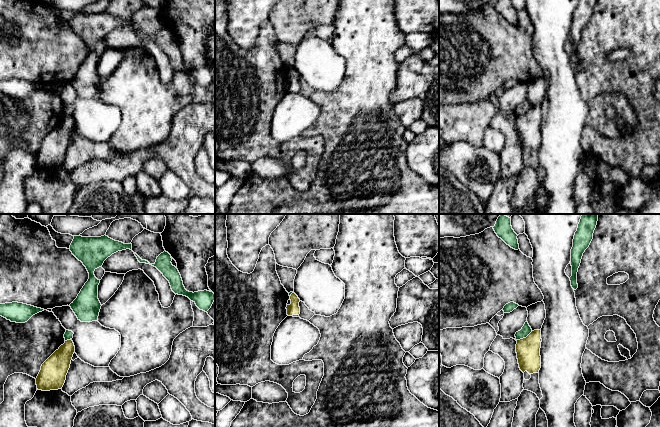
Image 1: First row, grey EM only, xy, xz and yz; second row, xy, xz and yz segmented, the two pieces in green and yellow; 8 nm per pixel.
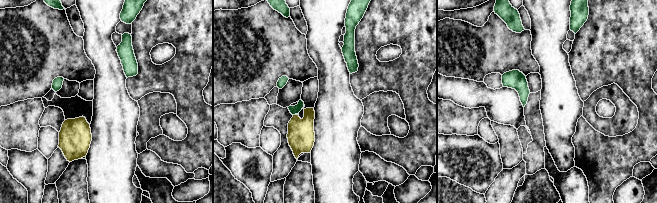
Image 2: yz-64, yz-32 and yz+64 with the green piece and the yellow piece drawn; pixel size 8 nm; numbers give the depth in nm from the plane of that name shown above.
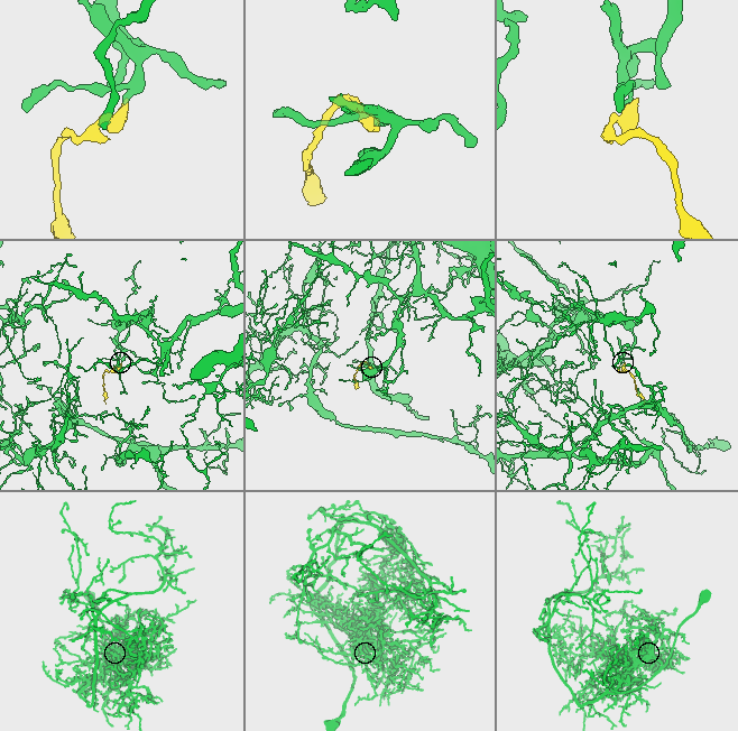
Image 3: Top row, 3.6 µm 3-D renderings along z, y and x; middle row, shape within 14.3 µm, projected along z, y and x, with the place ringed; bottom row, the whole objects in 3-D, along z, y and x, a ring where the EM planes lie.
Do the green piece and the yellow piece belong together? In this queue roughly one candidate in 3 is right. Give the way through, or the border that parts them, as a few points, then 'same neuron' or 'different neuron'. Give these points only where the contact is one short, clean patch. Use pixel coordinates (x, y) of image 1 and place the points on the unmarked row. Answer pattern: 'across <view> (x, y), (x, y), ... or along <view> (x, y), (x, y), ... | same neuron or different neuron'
along yz (532, 107), (525, 113), (517, 116) | different neuron

